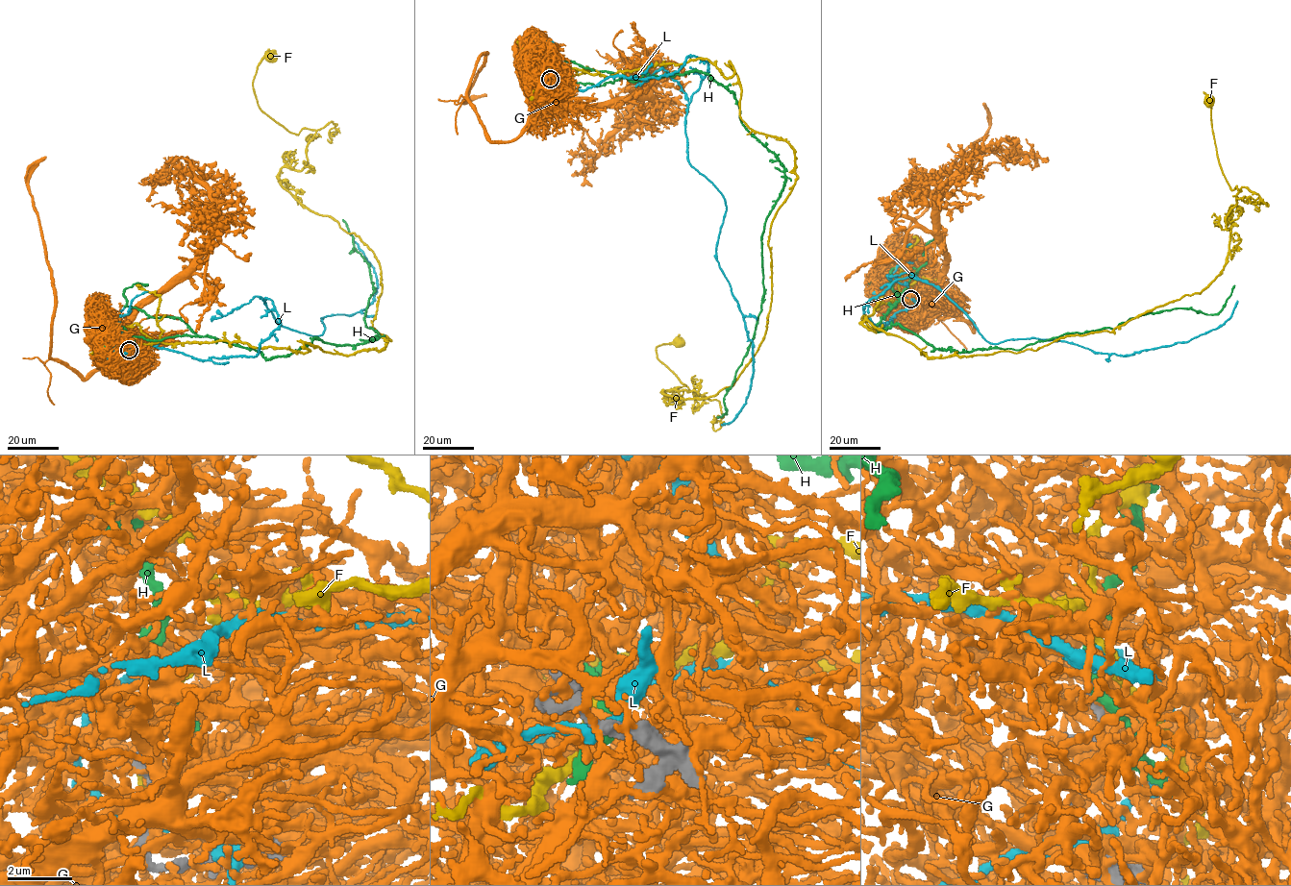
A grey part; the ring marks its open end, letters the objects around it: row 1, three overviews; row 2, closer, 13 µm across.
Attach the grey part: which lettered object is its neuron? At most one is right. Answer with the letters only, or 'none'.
none

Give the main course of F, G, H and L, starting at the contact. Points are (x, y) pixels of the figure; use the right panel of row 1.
F: (909, 299), (862, 323), (948, 357), (1111, 332), (1199, 293), (1238, 191), (1208, 100)
G: (909, 299), (950, 310), (975, 329), (916, 272), (907, 245), (908, 227), (942, 175), (989, 128), (983, 103)
H: (909, 299), (917, 271), (894, 268), (899, 300), (873, 331), (1020, 350), (1163, 310), (1216, 314), (1234, 285)
L: (909, 299), (889, 323), (864, 314), (909, 277), (991, 343), (1125, 356), (1219, 328), (1237, 300)

